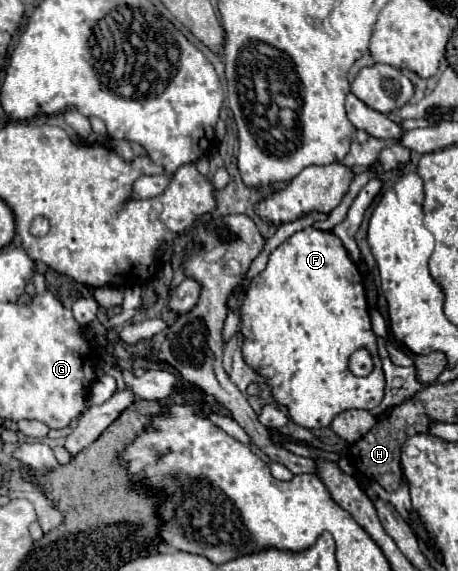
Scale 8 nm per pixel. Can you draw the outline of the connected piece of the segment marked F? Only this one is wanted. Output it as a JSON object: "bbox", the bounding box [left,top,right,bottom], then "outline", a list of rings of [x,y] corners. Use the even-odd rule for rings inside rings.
{"bbox":[240,228,384,428],"outline":[[[304,228],[286,238],[268,258],[264,272],[252,278],[240,308],[240,332],[244,336],[244,362],[256,370],[272,388],[272,398],[278,406],[288,408],[292,422],[304,428],[326,428],[344,410],[376,408],[384,398],[384,372],[378,358],[376,334],[372,332],[370,312],[362,276],[350,260],[342,240],[332,232]],[[356,348],[368,348],[374,358],[374,372],[358,378],[348,370],[348,358]]]}

